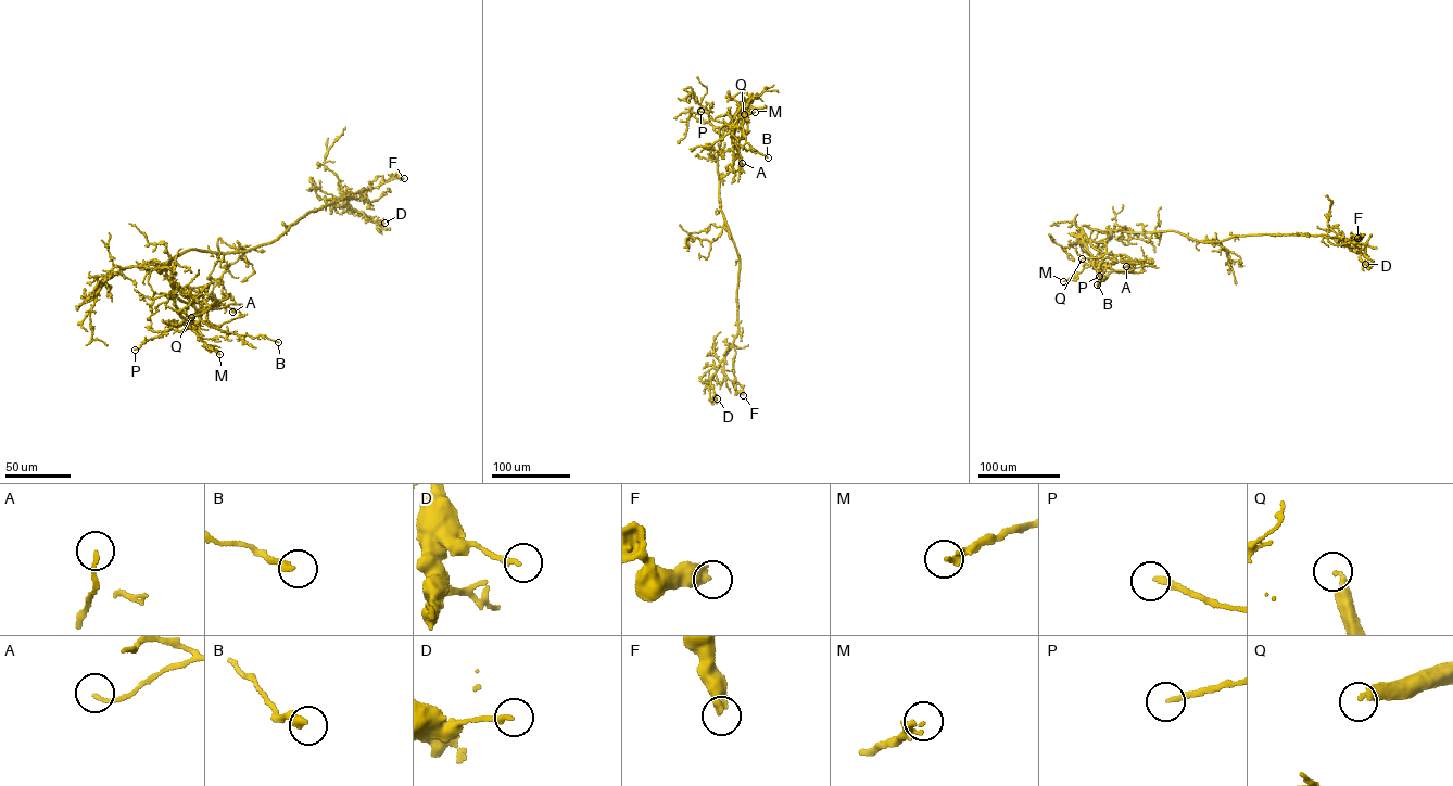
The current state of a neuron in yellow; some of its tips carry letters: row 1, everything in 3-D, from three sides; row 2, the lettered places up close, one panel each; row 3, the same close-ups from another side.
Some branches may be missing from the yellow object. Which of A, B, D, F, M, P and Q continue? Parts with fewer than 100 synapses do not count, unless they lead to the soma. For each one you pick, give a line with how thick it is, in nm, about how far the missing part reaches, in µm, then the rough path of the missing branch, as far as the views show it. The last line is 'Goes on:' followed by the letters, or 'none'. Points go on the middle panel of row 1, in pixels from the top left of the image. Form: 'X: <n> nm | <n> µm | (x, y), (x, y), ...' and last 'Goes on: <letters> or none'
Q: 280 nm | 30 µm | (744, 114), (740, 97)
Goes on: Q

